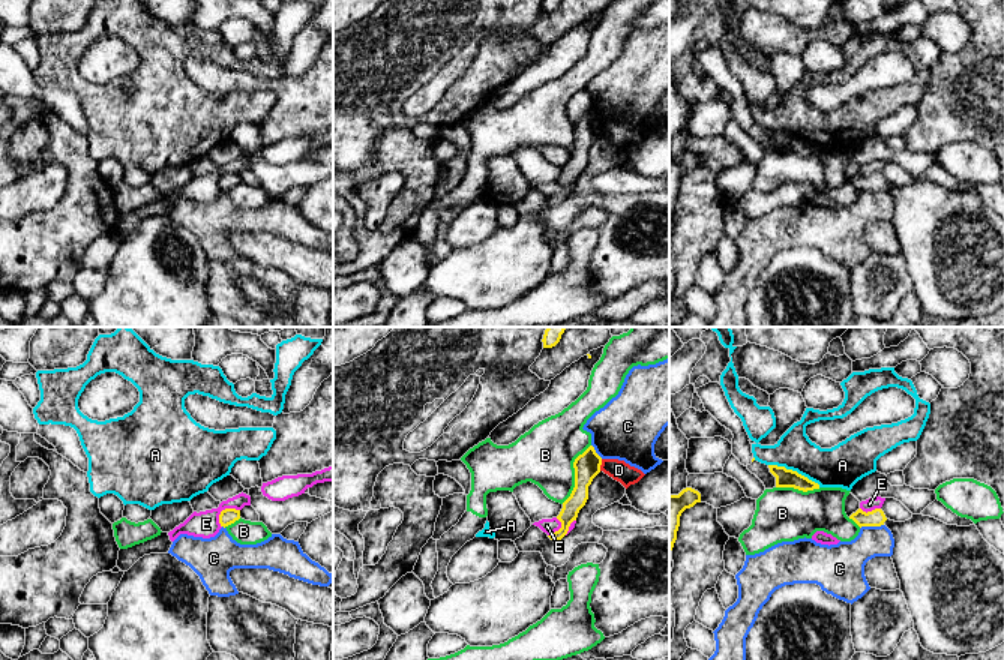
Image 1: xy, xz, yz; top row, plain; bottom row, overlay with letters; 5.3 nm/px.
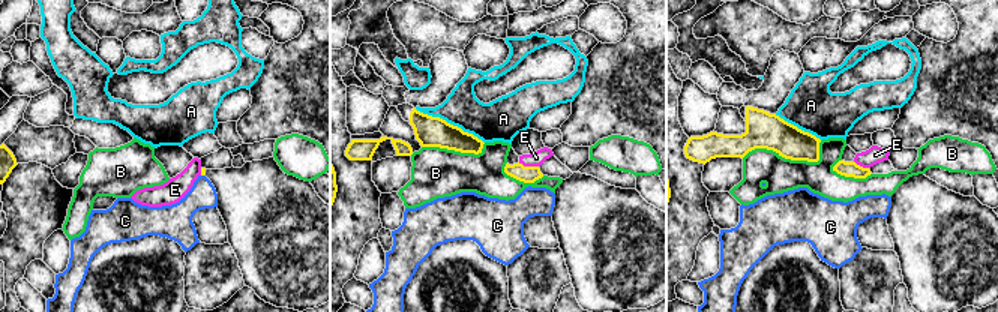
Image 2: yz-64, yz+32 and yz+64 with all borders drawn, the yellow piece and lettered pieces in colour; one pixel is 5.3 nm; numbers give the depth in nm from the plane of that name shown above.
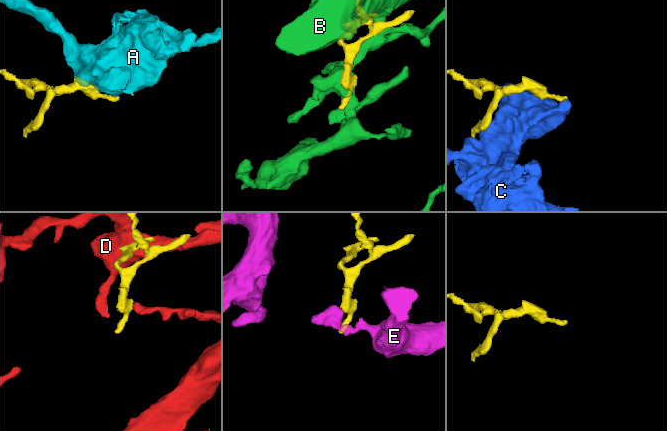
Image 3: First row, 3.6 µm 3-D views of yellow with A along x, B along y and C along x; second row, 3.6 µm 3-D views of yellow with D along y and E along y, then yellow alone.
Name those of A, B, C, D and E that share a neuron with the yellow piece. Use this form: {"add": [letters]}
{"add": []}

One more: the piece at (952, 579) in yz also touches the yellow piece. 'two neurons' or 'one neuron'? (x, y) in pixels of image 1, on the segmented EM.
one neuron

